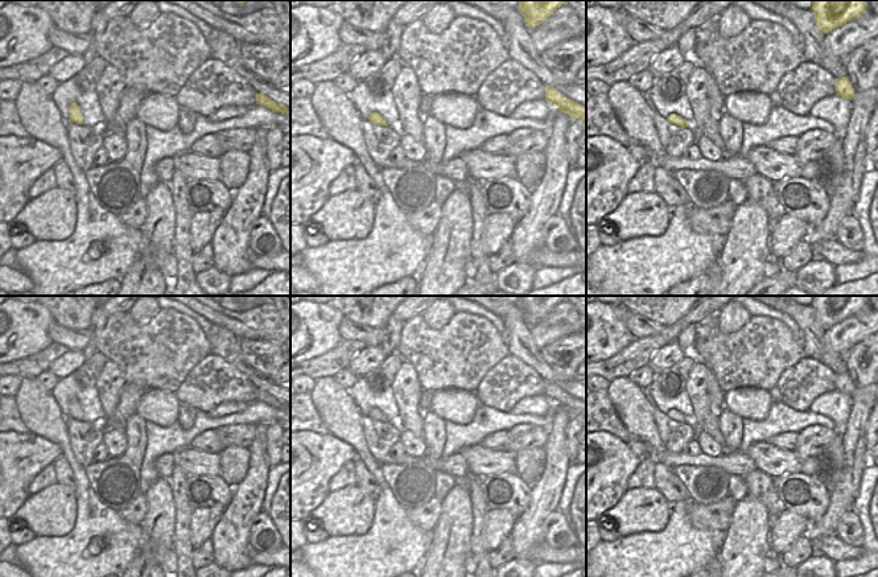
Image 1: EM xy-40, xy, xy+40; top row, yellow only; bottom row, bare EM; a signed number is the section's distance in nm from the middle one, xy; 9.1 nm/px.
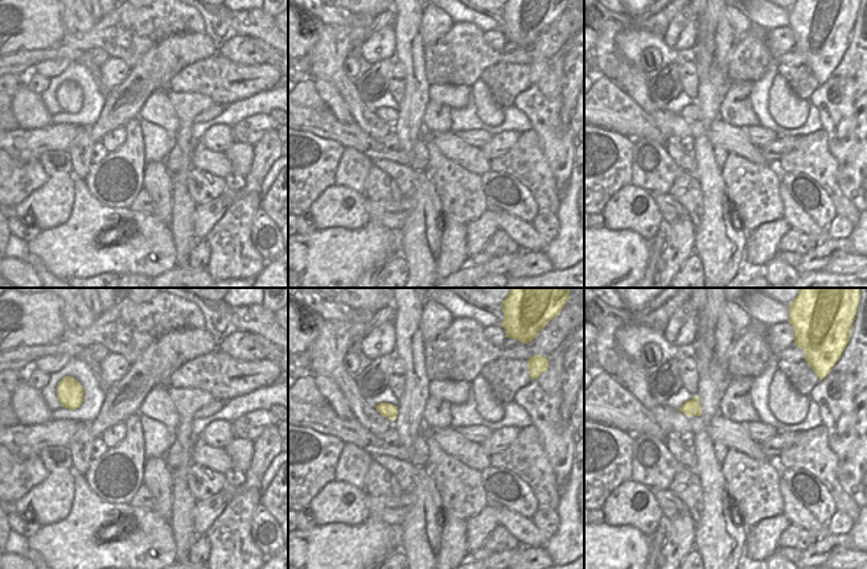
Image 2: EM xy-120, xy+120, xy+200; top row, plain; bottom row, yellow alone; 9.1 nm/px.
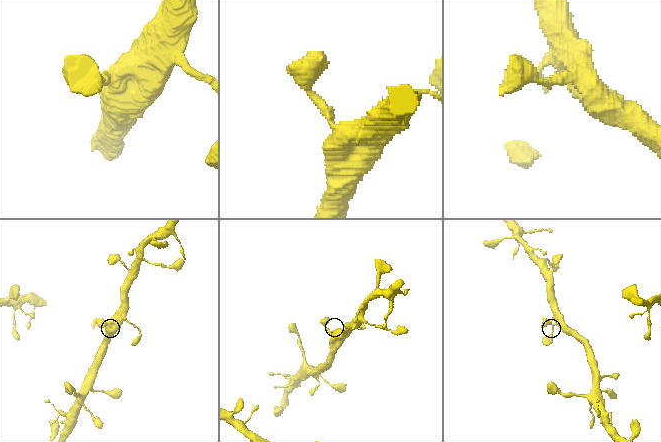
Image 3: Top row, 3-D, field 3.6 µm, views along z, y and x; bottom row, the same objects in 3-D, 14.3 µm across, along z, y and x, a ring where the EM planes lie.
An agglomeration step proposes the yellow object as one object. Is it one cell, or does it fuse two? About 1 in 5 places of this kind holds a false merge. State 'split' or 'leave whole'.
leave whole

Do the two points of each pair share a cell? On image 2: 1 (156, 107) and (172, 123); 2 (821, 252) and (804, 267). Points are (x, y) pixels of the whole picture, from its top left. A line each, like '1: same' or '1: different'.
1: same
2: same

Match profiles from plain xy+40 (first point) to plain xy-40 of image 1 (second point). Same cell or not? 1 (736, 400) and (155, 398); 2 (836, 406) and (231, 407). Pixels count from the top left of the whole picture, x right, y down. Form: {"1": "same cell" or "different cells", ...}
{"1": "same cell", "2": "same cell"}

